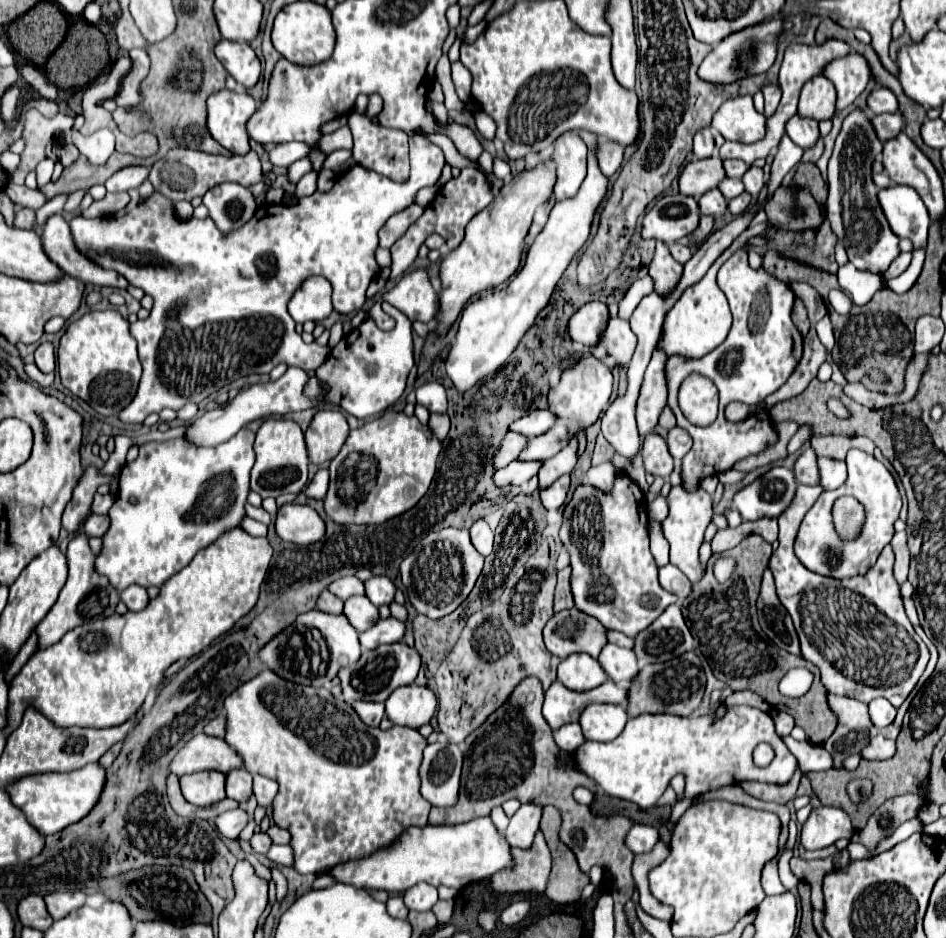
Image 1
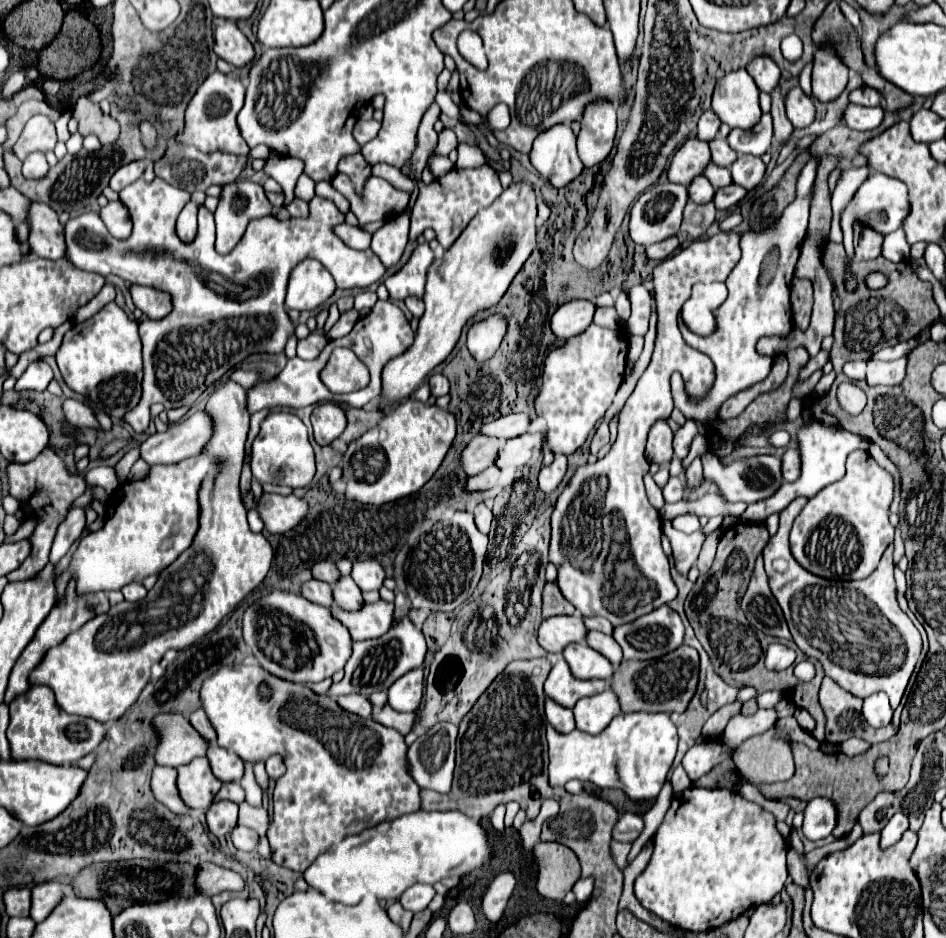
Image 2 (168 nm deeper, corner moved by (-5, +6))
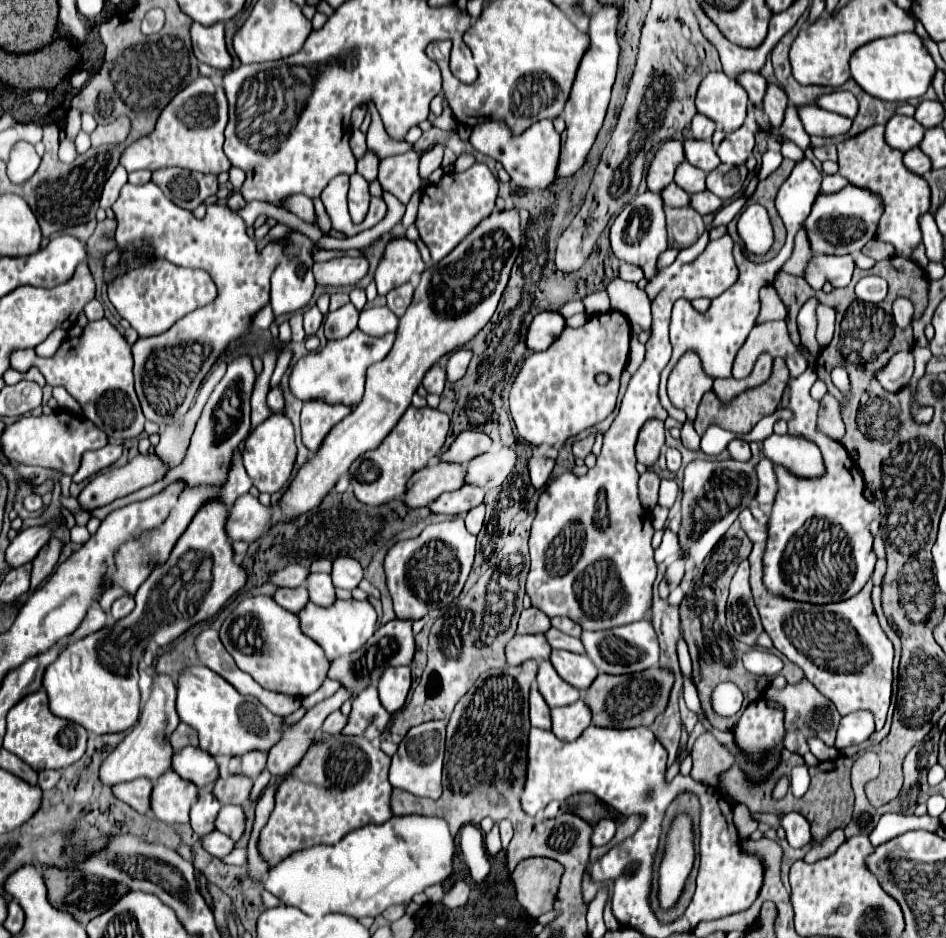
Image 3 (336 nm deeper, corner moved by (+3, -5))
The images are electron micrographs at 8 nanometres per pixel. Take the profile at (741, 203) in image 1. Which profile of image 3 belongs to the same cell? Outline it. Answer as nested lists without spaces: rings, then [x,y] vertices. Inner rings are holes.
[[[702,191],[702,193],[696,193],[692,195],[692,201],[690,205],[700,213],[700,215],[708,215],[708,213],[716,213],[720,207],[722,207],[722,199],[712,195],[710,191]]]

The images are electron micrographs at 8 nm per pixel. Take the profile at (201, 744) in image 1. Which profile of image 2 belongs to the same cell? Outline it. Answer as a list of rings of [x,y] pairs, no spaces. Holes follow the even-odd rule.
[[[178,712],[156,714],[152,718],[152,728],[158,736],[154,752],[154,762],[158,766],[178,768],[196,756],[204,756],[208,748],[208,742],[190,726],[188,718]]]

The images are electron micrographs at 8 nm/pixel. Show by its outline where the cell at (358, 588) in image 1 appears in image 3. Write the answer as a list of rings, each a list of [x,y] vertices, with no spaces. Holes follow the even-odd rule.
[[[288,565],[270,577],[270,581],[278,587],[300,587],[306,583],[306,579],[308,579],[308,569],[300,565]]]

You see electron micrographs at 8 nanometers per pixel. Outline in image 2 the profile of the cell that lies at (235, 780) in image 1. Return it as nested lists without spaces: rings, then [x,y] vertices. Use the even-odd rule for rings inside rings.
[[[210,744],[206,756],[208,756],[208,762],[210,762],[212,774],[218,780],[228,782],[228,780],[240,780],[242,778],[244,762],[234,752],[226,752],[224,748],[220,748],[216,744]]]

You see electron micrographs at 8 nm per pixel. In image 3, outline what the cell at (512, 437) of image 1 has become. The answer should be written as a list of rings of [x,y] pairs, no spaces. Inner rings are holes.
[[[432,459],[424,469],[416,471],[408,481],[408,493],[404,497],[410,507],[424,507],[438,499],[446,491],[456,491],[466,483],[466,465],[440,463]]]

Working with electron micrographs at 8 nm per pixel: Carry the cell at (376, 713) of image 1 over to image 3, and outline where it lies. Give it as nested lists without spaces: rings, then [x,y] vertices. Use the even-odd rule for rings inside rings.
[[[338,709],[338,711],[334,711],[332,715],[328,715],[328,719],[326,719],[324,725],[322,725],[322,731],[324,731],[324,733],[330,733],[330,735],[336,735],[336,733],[342,731],[344,723],[348,723],[348,715],[344,715],[344,713]]]

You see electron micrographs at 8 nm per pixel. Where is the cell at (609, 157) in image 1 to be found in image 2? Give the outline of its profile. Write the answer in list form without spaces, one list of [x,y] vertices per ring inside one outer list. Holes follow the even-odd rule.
[[[594,100],[584,108],[578,132],[578,156],[584,166],[600,164],[614,146],[616,108],[610,100]]]

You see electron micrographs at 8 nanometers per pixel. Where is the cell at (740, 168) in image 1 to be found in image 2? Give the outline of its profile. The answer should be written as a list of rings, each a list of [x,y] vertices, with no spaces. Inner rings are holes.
[[[714,138],[708,142],[710,144],[710,154],[712,154],[712,162],[718,166],[728,166],[732,164],[732,160],[736,160],[736,152],[732,152],[732,148],[728,146],[726,140]]]

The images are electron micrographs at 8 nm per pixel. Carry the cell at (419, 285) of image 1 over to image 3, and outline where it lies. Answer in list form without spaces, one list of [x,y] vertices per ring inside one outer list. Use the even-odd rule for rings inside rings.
[[[394,239],[384,253],[382,263],[376,269],[378,295],[386,295],[392,289],[410,281],[414,273],[424,271],[424,261],[416,243],[408,239]]]

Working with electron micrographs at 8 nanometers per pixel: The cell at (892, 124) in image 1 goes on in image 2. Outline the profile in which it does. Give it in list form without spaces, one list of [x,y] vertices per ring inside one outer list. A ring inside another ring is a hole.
[[[848,104],[846,110],[842,112],[842,120],[852,130],[874,130],[880,126],[882,118],[884,118],[884,110],[880,106],[866,108],[866,106]]]

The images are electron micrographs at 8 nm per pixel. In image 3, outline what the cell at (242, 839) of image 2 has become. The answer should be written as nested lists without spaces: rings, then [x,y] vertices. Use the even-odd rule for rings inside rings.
[[[212,831],[210,835],[202,837],[202,845],[204,845],[204,849],[206,849],[210,855],[214,855],[214,857],[218,857],[218,859],[224,859],[226,855],[232,853],[236,841],[234,841],[232,837],[228,837],[228,835],[220,833],[220,831]]]

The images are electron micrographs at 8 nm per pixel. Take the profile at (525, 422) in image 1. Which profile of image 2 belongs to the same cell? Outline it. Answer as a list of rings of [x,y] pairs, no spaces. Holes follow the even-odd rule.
[[[508,414],[504,418],[498,418],[494,422],[488,422],[480,428],[480,434],[490,436],[490,438],[514,438],[520,436],[528,428],[528,414]]]

